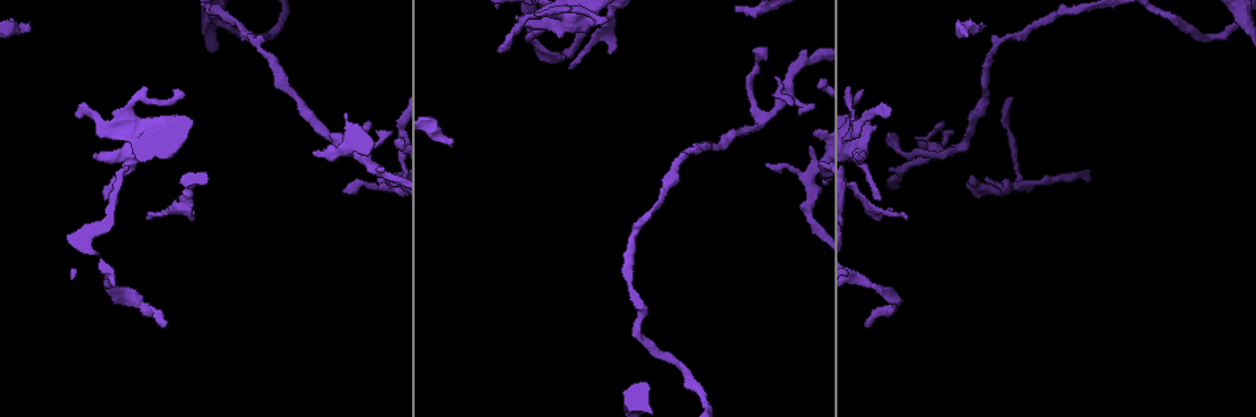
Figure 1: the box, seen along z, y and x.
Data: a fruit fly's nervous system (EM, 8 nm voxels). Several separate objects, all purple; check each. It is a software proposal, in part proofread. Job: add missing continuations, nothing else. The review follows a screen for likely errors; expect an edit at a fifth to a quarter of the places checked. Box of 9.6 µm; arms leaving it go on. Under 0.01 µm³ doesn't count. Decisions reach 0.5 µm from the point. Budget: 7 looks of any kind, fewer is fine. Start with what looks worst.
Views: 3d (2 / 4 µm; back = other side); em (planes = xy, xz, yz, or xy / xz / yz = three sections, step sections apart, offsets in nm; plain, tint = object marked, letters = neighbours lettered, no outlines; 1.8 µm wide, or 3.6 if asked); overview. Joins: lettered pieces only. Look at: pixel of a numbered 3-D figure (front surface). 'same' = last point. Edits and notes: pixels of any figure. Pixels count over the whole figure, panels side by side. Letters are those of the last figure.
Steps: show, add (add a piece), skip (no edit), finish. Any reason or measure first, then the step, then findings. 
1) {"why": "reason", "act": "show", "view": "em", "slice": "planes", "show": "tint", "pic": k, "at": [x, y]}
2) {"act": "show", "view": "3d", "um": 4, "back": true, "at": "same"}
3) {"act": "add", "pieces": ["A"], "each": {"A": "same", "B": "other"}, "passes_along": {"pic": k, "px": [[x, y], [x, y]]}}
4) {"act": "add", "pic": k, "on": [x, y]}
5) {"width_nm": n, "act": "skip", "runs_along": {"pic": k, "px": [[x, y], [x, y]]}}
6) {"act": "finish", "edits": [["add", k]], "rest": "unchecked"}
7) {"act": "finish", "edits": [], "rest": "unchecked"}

{"why": "tapers out", "act": "show", "view": "em", "um": 3.6, "slice": "planes", "show": "tint", "pic": 1, "at": [346, 191]}

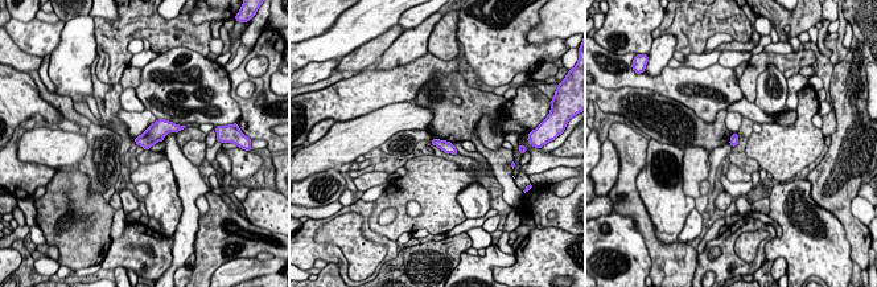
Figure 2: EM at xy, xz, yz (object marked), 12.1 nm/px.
{"act": "show", "view": "em", "um": 3.6, "slice": "planes", "show": "letters", "at": "same"}

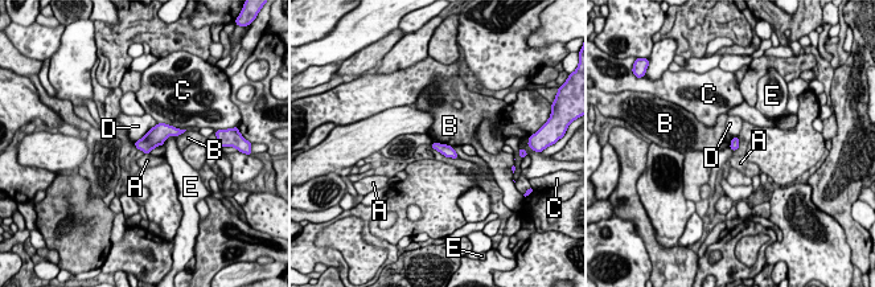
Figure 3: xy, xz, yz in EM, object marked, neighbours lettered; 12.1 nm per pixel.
{"act": "skip", "each": {"A": "other", "B": "other", "C": "other", "D": "other", "E": "other"}, "border": {"pic": 3, "px": [[439, 143], [450, 146]]}, "found": "no lettered piece goes on from it"}

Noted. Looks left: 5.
{"why": "free end", "act": "show", "view": "3d", "um": 4, "back": true, "pic": 1, "at": [503, 52]}

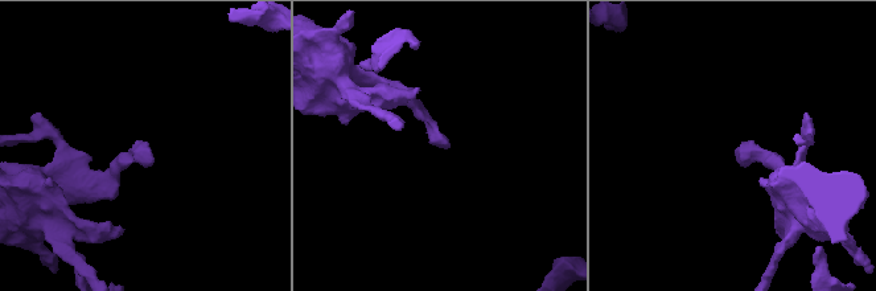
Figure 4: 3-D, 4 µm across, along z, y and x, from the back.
{"act": "show", "view": "em", "slice": "xz", "step": 16, "show": "letters", "pic": 4, "at": [740, 161]}

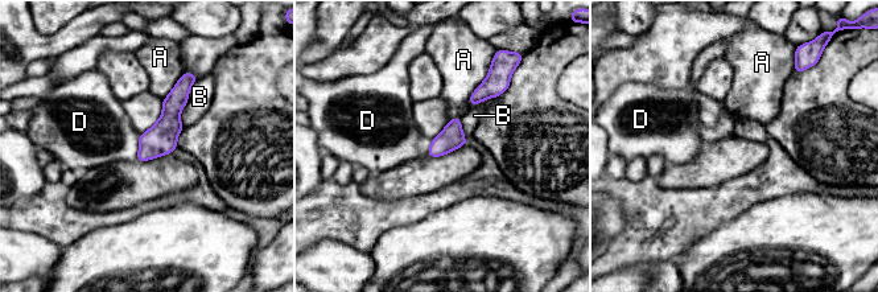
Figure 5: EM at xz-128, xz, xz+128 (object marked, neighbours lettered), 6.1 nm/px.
{"act": "show", "view": "em", "slice": "yz", "step": 4, "show": "letters", "at": "same"}

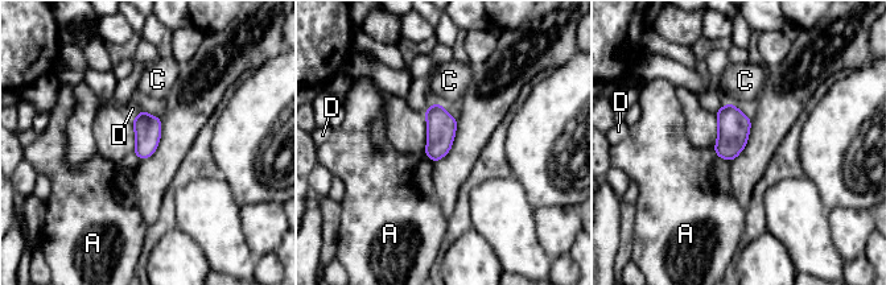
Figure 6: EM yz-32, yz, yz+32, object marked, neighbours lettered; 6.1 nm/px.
{"act": "skip", "each": {"A": "other", "C": "other", "D": "other"}, "border": {"pic": 6, "px": [[145, 110], [140, 111], [132, 122]]}, "found": "none of them fits"}

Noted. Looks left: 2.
{"act": "finish", "edits": [], "rest": "unchecked"}

